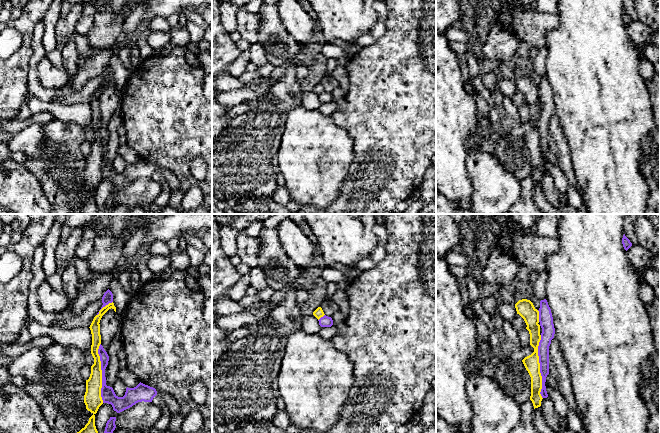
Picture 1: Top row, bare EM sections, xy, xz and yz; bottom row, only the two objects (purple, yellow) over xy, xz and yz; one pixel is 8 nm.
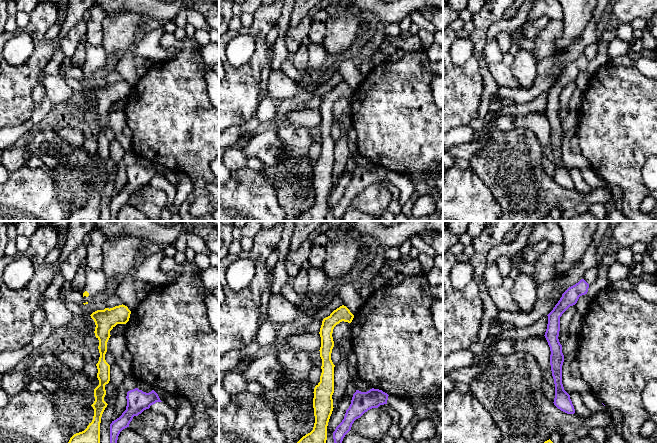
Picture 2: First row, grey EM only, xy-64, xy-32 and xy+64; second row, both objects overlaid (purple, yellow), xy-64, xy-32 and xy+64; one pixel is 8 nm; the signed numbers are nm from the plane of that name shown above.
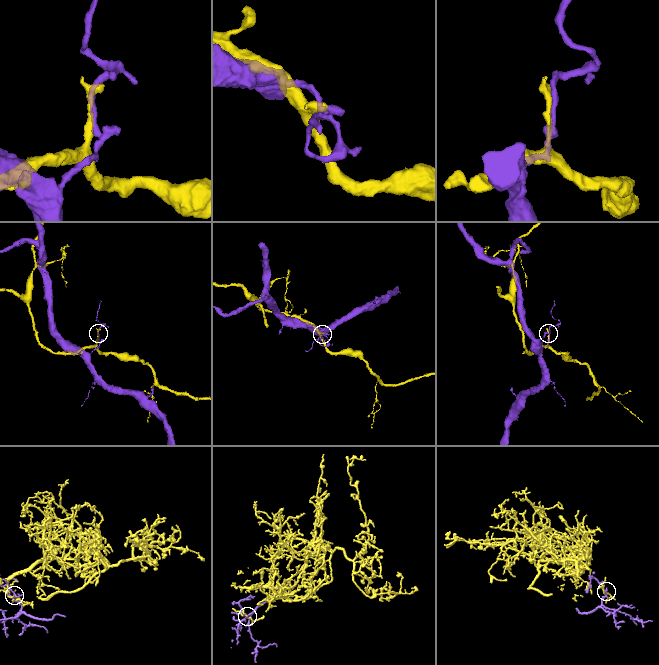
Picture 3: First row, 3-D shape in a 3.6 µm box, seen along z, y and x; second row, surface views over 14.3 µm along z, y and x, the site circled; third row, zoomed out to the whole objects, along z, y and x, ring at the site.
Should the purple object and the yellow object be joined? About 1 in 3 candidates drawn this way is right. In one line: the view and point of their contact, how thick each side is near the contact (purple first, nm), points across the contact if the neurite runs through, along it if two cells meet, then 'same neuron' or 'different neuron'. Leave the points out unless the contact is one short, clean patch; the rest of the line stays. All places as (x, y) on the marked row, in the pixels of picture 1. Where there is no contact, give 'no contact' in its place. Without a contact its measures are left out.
yz (540, 367) | 100/120 nm | different neuron

